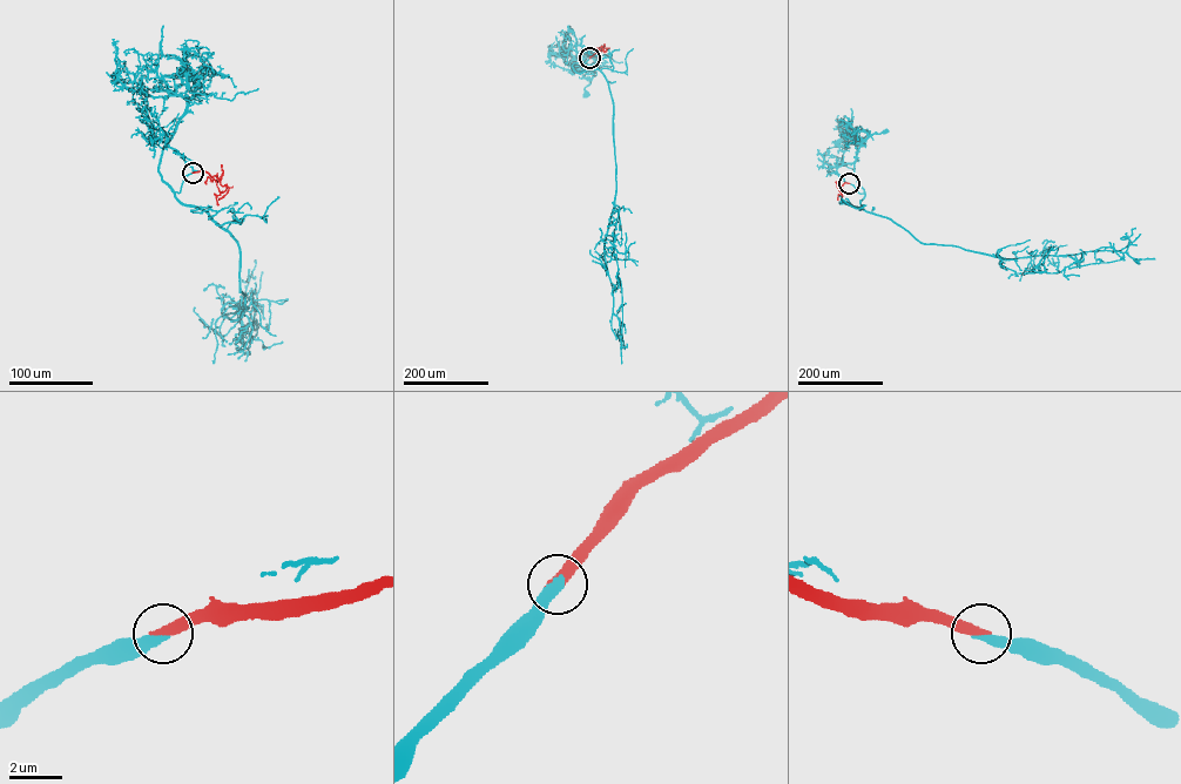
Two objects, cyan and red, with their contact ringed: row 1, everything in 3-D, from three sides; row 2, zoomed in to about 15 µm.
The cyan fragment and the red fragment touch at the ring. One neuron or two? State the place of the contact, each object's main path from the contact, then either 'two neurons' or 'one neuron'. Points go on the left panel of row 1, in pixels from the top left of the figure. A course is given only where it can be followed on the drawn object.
place (193, 173); course cyan (193, 173), (175, 193), (159, 170), (163, 147), (201, 86), (193, 72), (183, 74), (187, 71); course red (193, 173), (207, 173), (228, 187), (228, 193), (218, 200); one neuron

